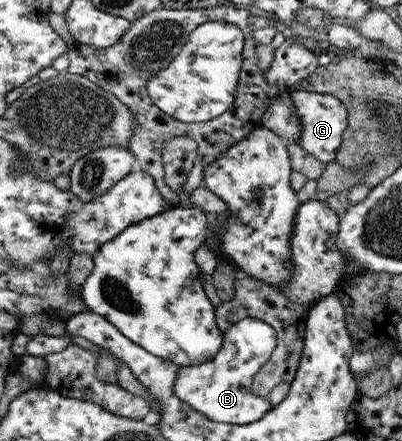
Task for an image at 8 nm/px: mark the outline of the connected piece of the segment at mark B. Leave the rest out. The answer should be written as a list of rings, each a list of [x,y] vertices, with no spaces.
[[[244,318],[227,329],[223,347],[213,361],[203,365],[179,367],[175,379],[175,394],[187,402],[194,410],[205,414],[210,420],[225,424],[246,425],[258,422],[271,410],[271,403],[262,396],[251,392],[251,383],[255,375],[270,361],[277,346],[277,335],[274,327],[266,322]]]

